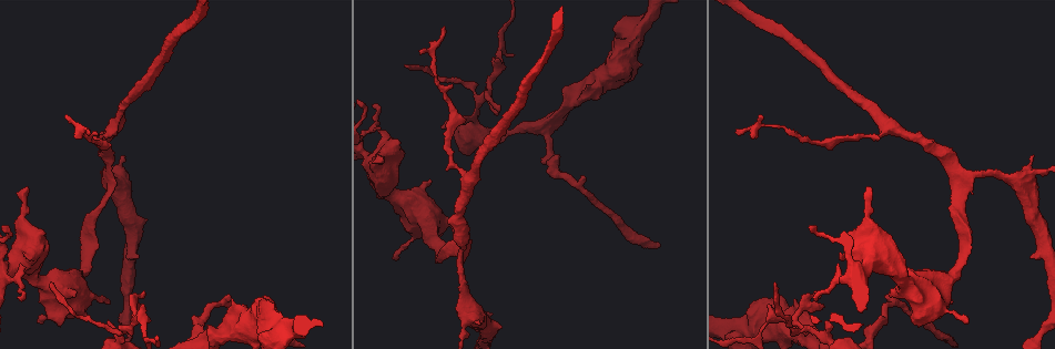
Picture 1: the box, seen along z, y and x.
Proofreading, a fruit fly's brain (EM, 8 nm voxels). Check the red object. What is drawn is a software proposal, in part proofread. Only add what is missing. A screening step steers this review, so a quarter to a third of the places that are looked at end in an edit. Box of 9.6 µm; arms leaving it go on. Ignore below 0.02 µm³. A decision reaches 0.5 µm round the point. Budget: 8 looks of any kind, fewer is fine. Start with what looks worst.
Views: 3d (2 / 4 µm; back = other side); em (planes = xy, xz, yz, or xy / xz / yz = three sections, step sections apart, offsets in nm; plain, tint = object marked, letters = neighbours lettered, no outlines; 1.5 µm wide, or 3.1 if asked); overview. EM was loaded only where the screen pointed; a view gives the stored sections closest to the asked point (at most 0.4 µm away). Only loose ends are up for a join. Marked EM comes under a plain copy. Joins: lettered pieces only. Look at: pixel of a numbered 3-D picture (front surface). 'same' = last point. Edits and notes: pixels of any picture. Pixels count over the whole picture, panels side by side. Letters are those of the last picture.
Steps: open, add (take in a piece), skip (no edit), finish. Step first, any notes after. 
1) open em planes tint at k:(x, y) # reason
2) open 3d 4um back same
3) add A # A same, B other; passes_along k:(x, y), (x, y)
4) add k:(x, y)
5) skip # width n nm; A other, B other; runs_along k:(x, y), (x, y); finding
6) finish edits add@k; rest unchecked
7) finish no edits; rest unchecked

open em planes letters at 1:(52, 284) # branch stops here

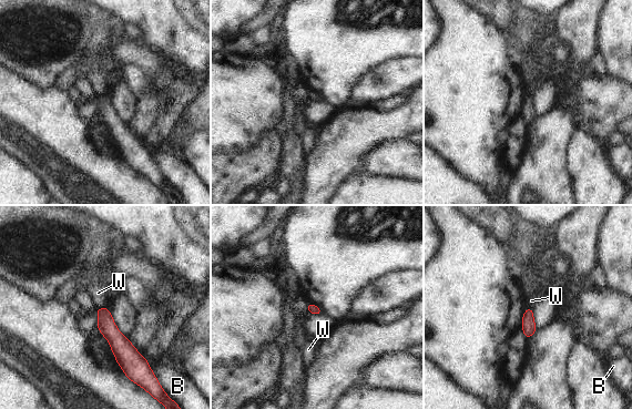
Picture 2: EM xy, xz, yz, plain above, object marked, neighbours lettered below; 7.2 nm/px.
skip # width 70 nm; B other, W other; border 2:(106, 306), (97, 308); none of them fits

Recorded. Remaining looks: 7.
open 3d 4um at 1:(586, 86) # stops while still wide

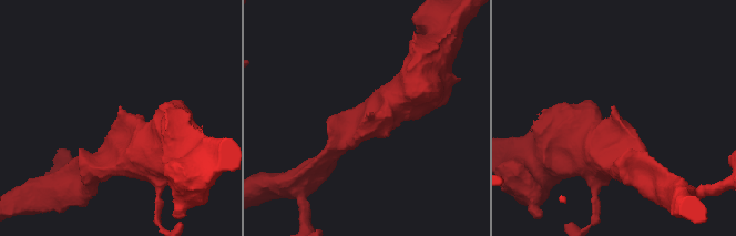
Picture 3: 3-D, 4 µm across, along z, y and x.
open em planes letters at 3:(119, 108) # now the EM

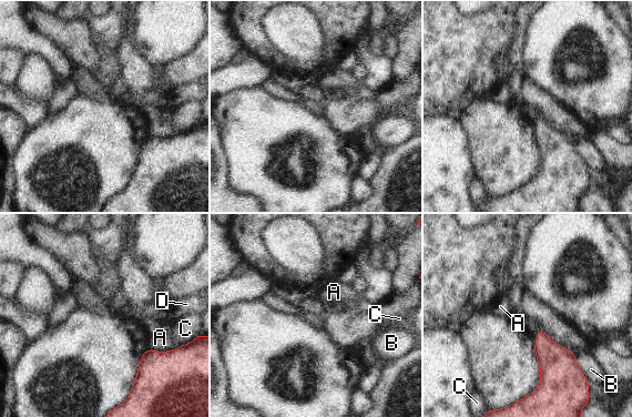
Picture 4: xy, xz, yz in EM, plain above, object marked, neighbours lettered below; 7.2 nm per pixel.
skip # A other, B other, C other, D other; border 4:(572, 353), (578, 367), (585, 377); none of them fits

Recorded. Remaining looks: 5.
open 3d 4um at 1:(90, 132) # free end

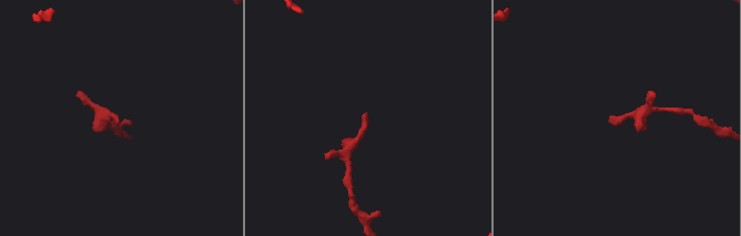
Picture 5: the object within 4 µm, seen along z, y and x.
open em planes letters at 5:(116, 121)

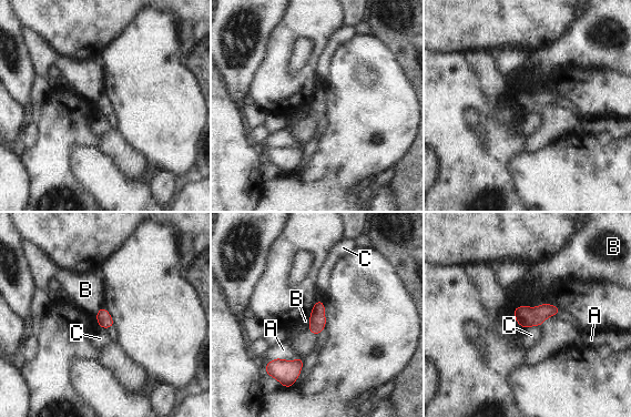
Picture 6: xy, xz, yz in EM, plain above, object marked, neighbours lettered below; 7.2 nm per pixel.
skip # A other, B other, C other; none of them fits

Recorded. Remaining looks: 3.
finish no edits; rest unchecked

